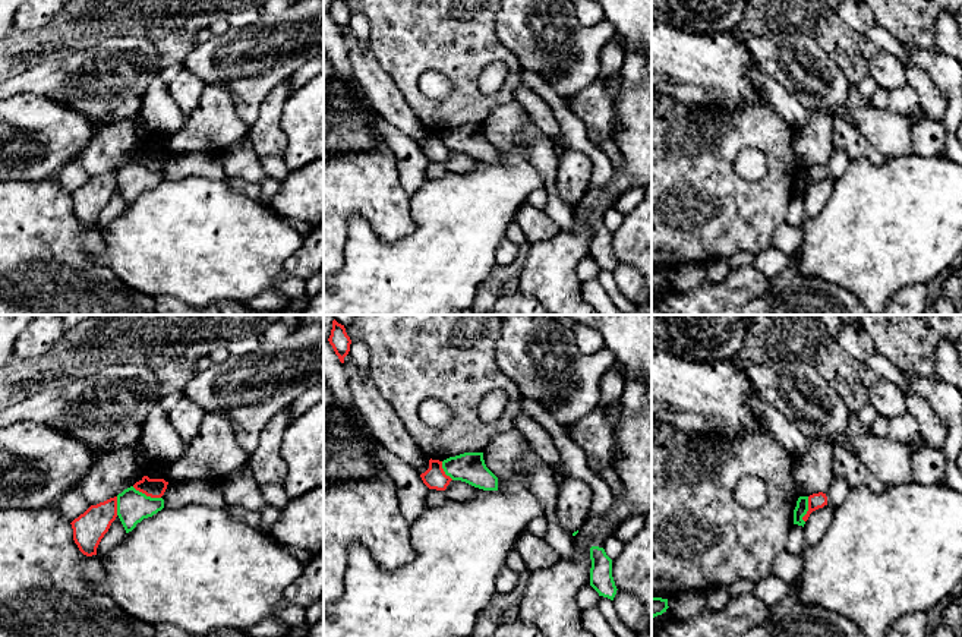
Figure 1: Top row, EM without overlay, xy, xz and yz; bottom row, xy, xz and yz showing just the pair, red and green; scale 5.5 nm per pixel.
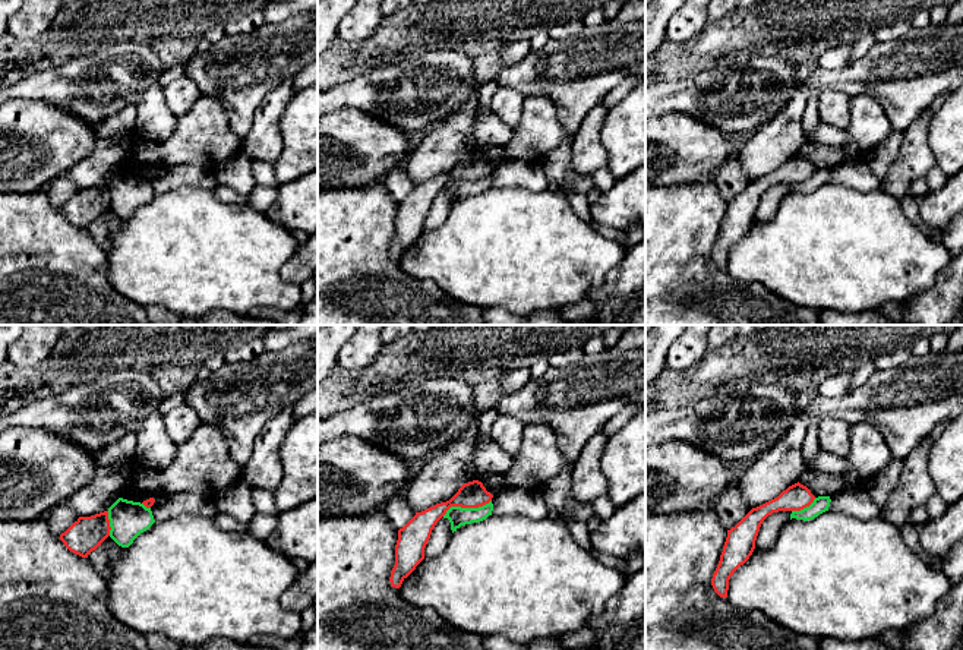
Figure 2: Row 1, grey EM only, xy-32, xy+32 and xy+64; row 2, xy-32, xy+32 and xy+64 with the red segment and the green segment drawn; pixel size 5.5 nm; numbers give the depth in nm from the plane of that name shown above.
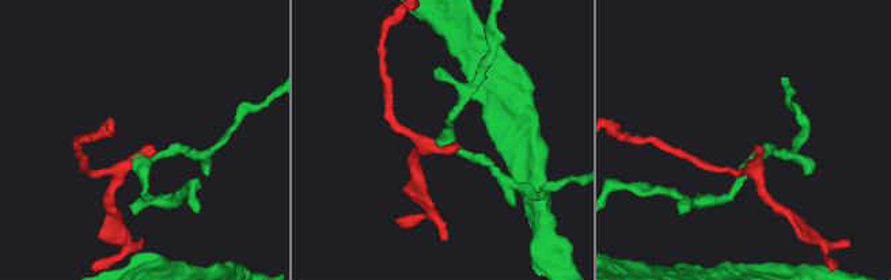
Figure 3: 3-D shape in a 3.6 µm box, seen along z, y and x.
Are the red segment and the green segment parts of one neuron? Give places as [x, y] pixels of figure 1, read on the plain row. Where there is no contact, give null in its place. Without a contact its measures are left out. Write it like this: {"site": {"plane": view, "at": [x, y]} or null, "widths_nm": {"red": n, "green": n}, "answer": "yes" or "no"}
{"site": {"plane": "xy", "at": [147, 167]}, "widths_nm": {"red": 110, "green": 180}, "answer": "no"}

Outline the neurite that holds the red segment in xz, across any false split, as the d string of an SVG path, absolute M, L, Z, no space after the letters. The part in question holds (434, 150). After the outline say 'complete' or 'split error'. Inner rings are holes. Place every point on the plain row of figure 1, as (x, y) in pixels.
M432 130L429 132L429 141L422 145L420 149L429 161L436 163L445 163L452 152L450 148L445 146L442 141L442 133Z; complete

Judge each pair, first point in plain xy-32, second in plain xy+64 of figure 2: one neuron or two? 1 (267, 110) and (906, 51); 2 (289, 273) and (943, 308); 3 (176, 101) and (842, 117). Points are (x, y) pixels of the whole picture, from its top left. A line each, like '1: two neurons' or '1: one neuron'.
1: two neurons
2: one neuron
3: one neuron

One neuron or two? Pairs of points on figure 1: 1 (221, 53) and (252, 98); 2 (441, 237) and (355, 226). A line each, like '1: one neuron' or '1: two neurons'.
1: one neuron
2: one neuron

